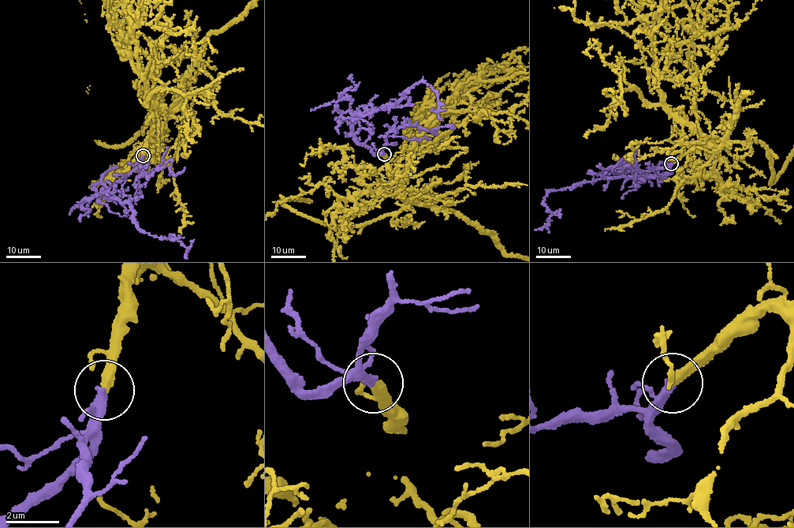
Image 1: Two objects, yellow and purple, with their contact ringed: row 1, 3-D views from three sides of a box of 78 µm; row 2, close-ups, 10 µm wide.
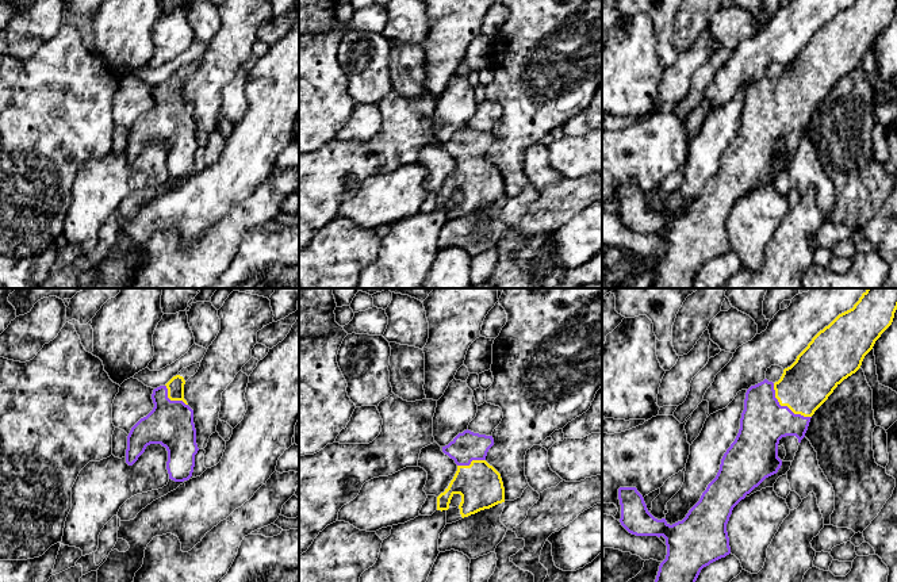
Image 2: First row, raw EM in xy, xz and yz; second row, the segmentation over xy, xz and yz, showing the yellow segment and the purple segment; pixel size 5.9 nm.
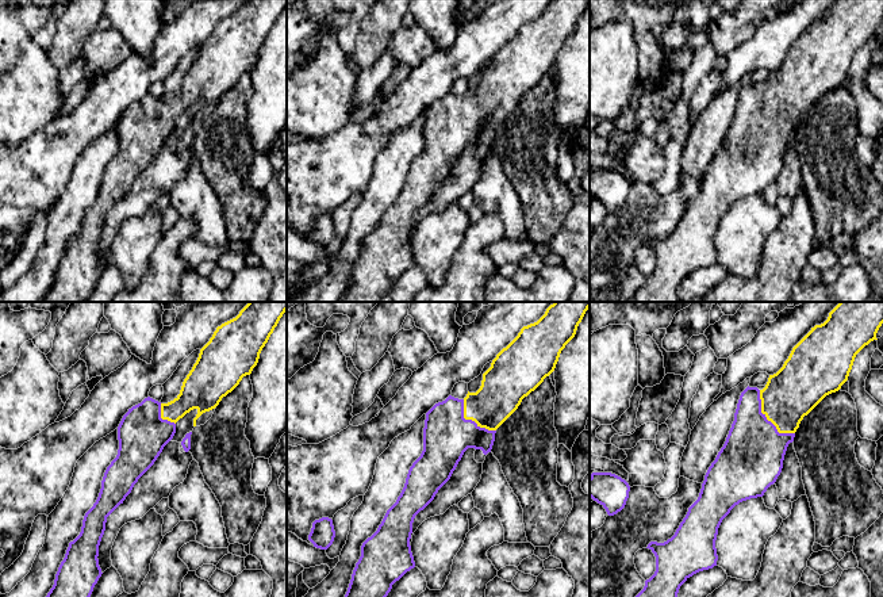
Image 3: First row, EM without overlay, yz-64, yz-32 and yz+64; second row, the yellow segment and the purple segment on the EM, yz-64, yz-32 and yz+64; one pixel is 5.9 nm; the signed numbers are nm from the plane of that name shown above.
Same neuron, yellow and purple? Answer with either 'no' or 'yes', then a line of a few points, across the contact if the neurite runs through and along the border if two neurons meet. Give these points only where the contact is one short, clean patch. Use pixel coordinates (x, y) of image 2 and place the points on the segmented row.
yes; line yz (804, 386), (785, 405), (763, 422)

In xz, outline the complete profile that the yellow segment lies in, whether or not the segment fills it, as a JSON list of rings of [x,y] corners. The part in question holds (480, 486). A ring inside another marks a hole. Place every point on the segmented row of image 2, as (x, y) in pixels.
[[[467,429],[442,447],[442,452],[457,464],[457,471],[445,491],[437,497],[437,510],[448,510],[455,494],[461,495],[459,509],[463,518],[505,502],[501,474],[486,462],[492,445],[492,436]]]

